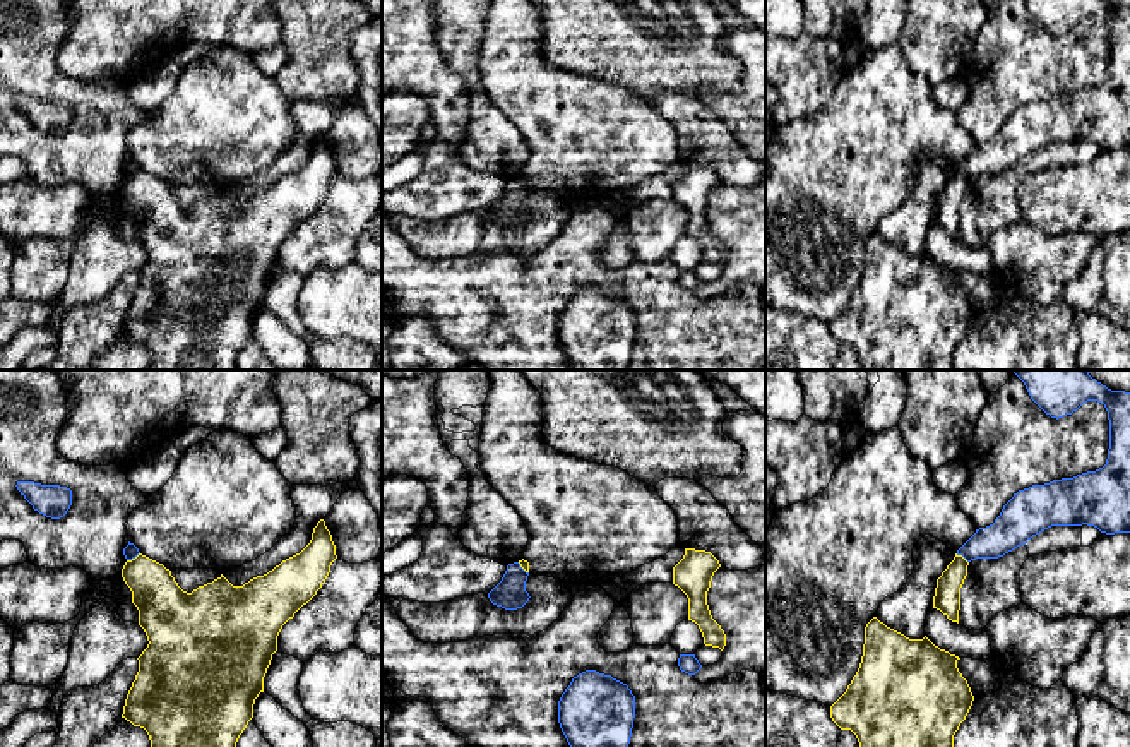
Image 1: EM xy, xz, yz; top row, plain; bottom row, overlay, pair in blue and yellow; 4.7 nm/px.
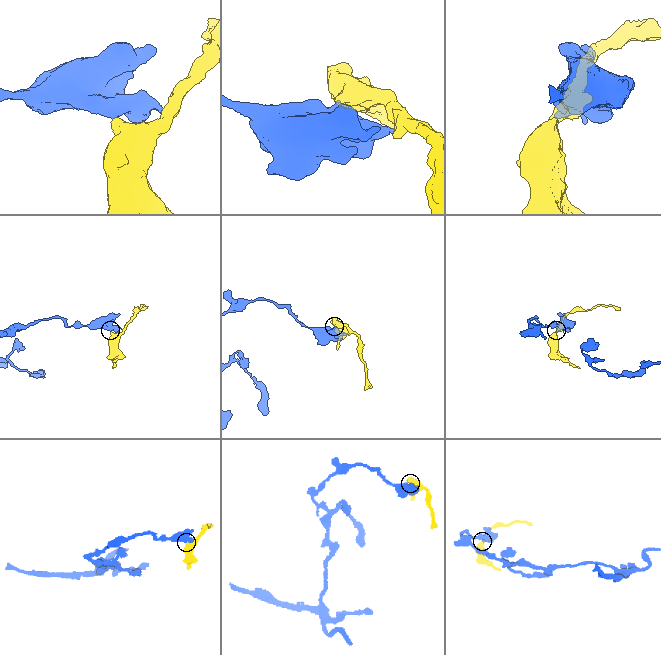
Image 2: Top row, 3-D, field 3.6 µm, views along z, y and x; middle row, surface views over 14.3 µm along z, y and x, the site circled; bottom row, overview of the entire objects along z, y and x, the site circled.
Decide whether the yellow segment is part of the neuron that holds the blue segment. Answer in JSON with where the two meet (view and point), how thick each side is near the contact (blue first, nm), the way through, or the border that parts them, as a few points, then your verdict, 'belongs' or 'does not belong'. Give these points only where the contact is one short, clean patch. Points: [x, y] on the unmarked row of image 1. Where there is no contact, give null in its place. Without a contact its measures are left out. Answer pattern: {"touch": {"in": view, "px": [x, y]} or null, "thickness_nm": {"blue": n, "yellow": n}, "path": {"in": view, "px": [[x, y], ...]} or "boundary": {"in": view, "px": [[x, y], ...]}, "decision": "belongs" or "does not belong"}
{"touch": {"in": "xy", "px": [132, 173]}, "thickness_nm": {"blue": 70, "yellow": 220}, "boundary": {"in": "xy", "px": [[139, 168], [127, 177]]}, "decision": "does not belong"}

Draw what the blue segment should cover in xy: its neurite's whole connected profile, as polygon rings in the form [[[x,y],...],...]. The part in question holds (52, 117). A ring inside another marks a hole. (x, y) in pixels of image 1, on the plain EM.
[[[17,98],[17,106],[39,130],[60,135],[72,122],[72,106],[60,101],[41,101],[34,98]]]

